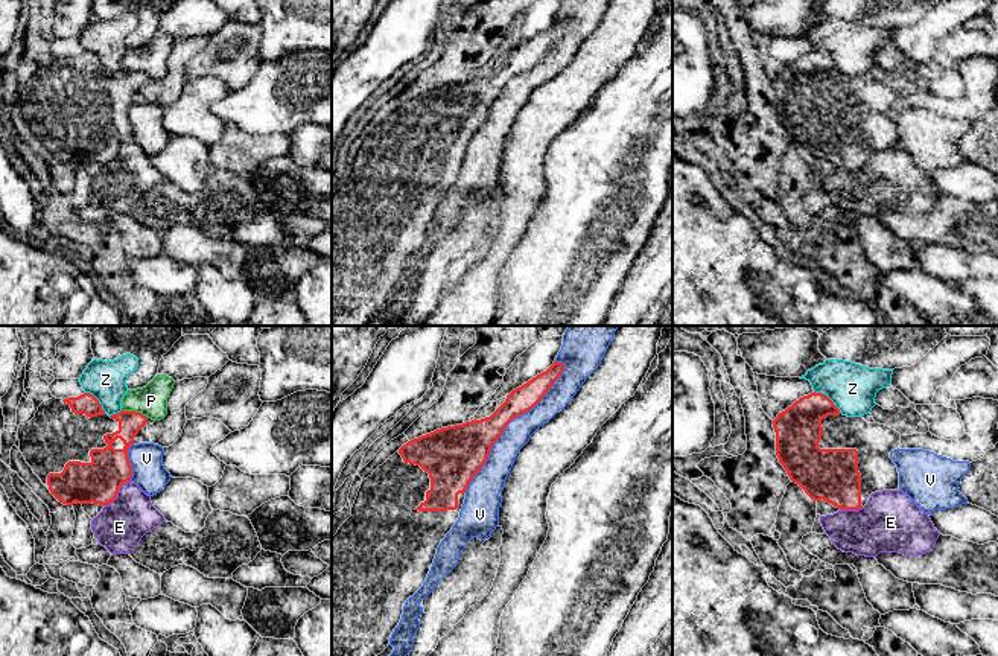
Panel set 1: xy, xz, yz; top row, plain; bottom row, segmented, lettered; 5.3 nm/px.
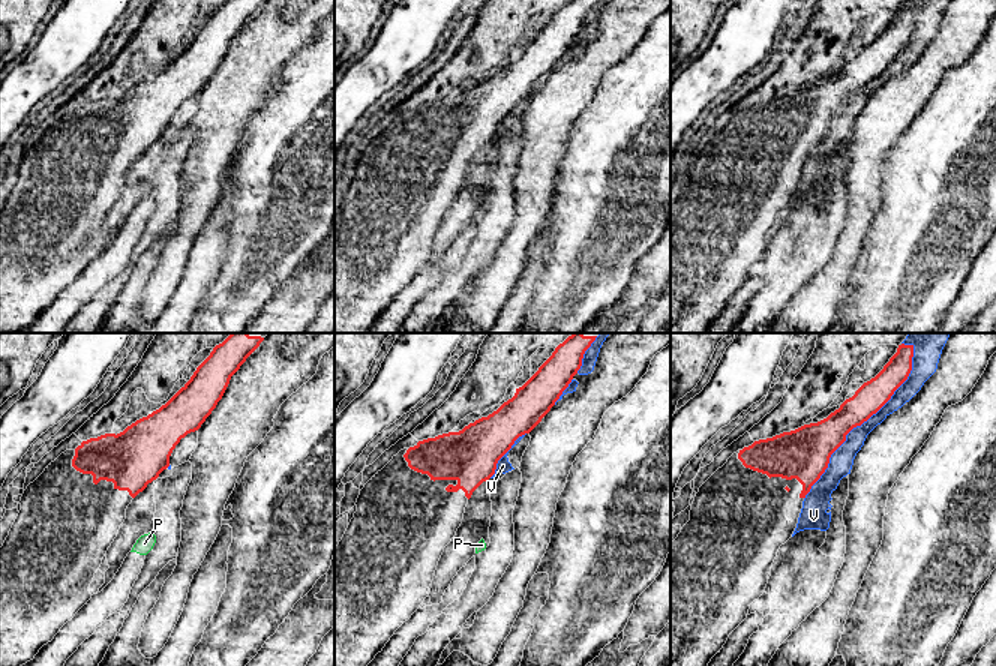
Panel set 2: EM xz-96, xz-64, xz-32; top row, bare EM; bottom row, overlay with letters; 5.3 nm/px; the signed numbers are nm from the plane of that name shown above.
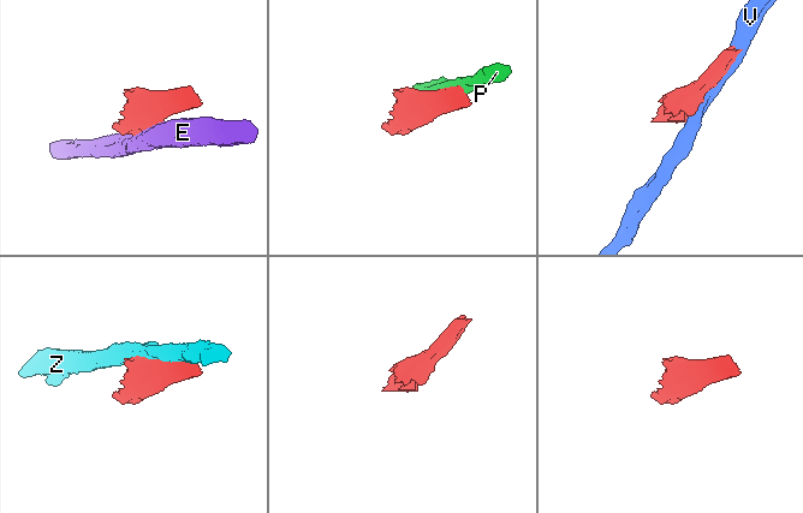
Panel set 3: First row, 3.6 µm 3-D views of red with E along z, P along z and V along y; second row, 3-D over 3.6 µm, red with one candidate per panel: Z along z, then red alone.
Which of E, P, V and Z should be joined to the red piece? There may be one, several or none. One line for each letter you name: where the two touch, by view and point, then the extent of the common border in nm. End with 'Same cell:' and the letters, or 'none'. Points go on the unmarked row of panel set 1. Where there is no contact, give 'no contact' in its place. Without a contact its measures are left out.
Same cell: none

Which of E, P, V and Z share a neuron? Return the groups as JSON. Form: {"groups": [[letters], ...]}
{"groups": [["E"], ["P"], ["V"], ["Z"]]}

